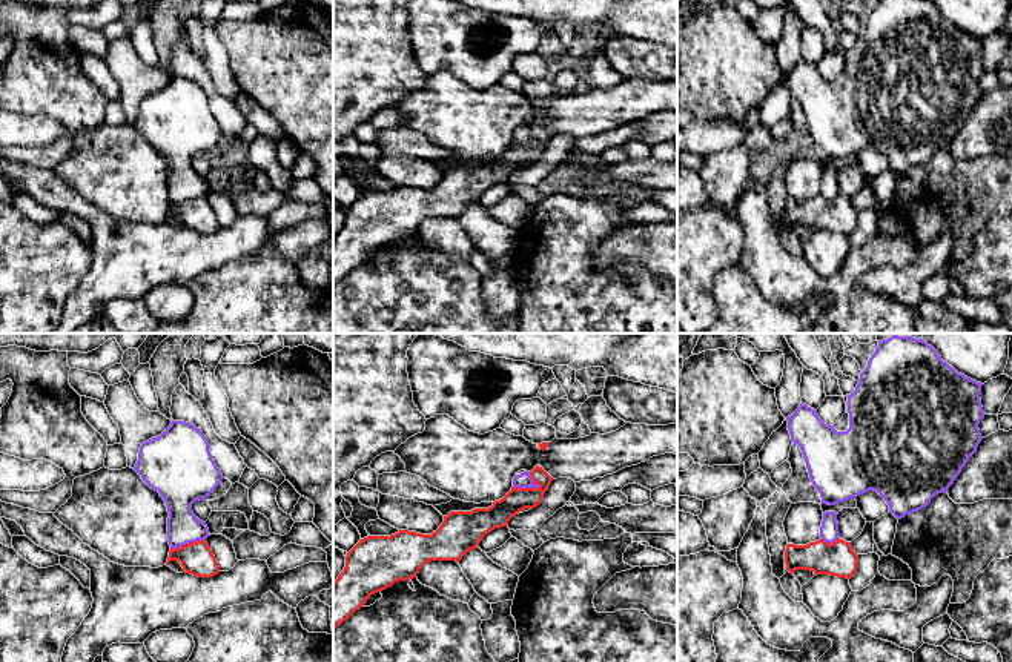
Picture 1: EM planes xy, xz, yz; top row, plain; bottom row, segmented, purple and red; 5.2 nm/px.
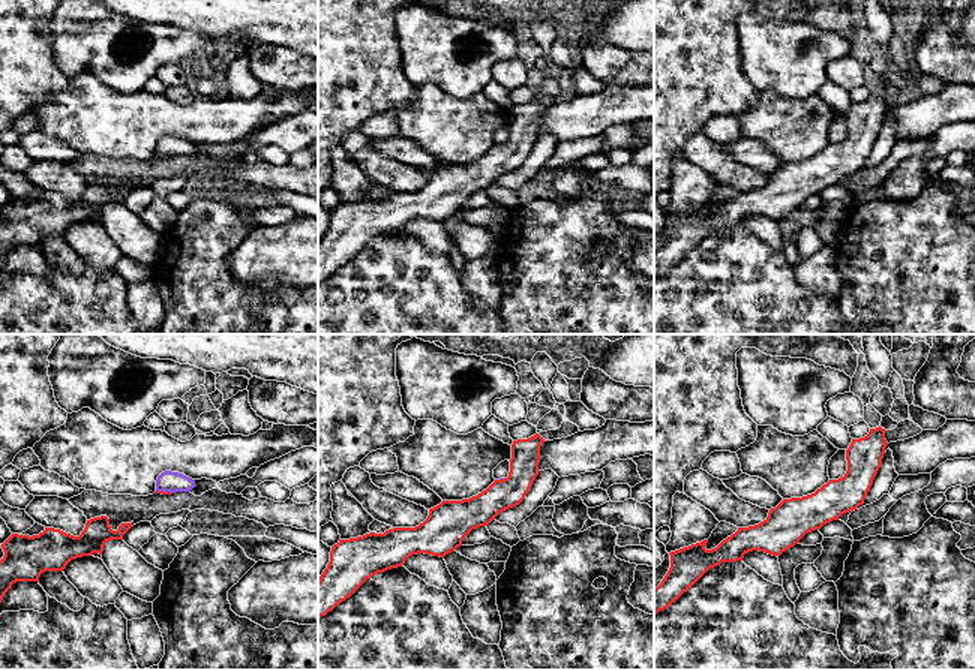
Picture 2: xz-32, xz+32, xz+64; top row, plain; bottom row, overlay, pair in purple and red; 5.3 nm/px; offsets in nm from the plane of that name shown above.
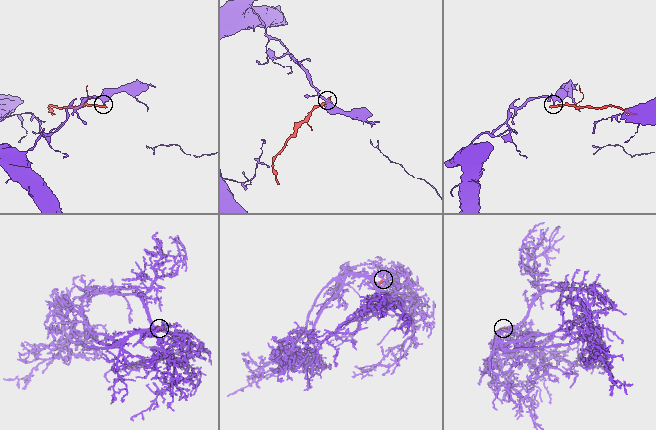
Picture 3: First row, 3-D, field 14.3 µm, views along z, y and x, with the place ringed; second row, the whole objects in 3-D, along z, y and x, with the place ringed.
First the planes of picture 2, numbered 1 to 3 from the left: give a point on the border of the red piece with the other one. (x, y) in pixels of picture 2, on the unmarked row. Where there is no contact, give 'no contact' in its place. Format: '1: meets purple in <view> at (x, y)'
1: meets purple in xz-32 at (164, 155)
2: meets purple in xz+32 at (501, 143)
3: no contact

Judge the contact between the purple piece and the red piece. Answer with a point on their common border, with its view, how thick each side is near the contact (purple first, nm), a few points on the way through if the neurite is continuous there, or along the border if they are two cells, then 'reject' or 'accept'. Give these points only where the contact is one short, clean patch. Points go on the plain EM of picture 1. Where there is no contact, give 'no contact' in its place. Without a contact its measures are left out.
meets purple in xz at (525, 143); 80 nm thick on the purple side, 120 nm on the other; border along xz (539, 142), (513, 143); reject

